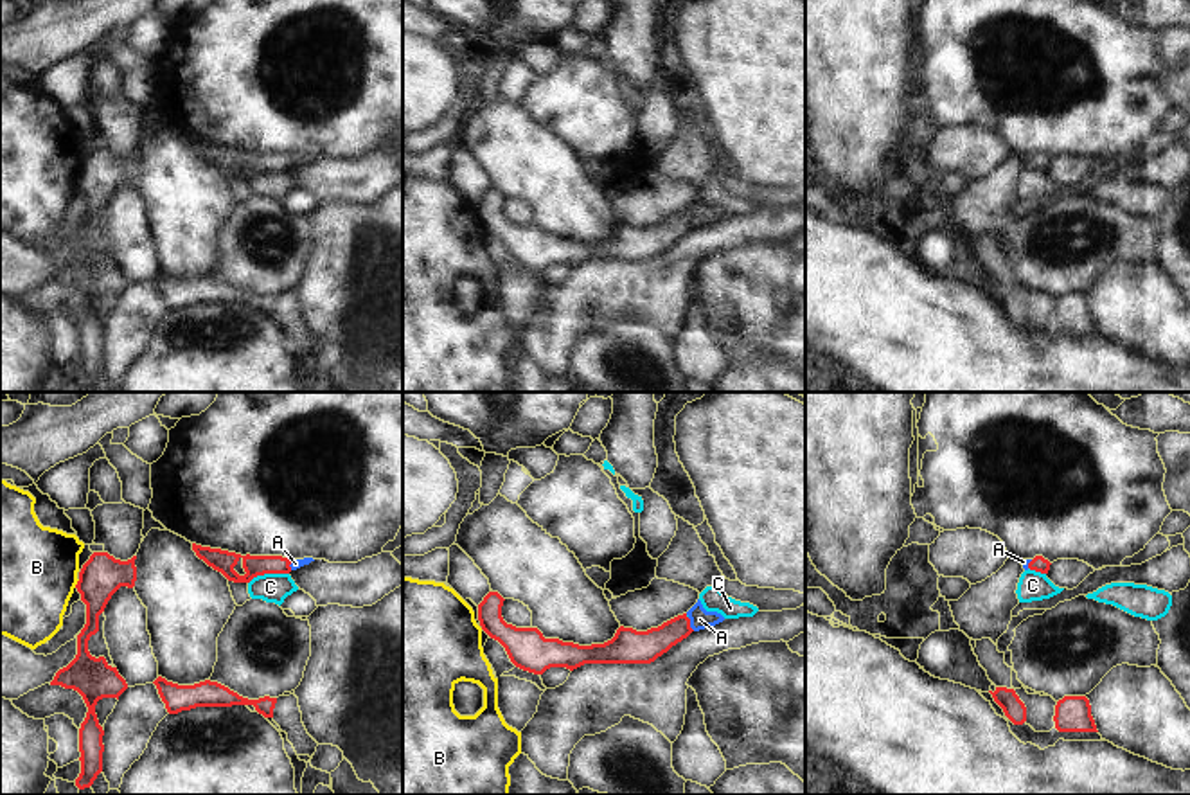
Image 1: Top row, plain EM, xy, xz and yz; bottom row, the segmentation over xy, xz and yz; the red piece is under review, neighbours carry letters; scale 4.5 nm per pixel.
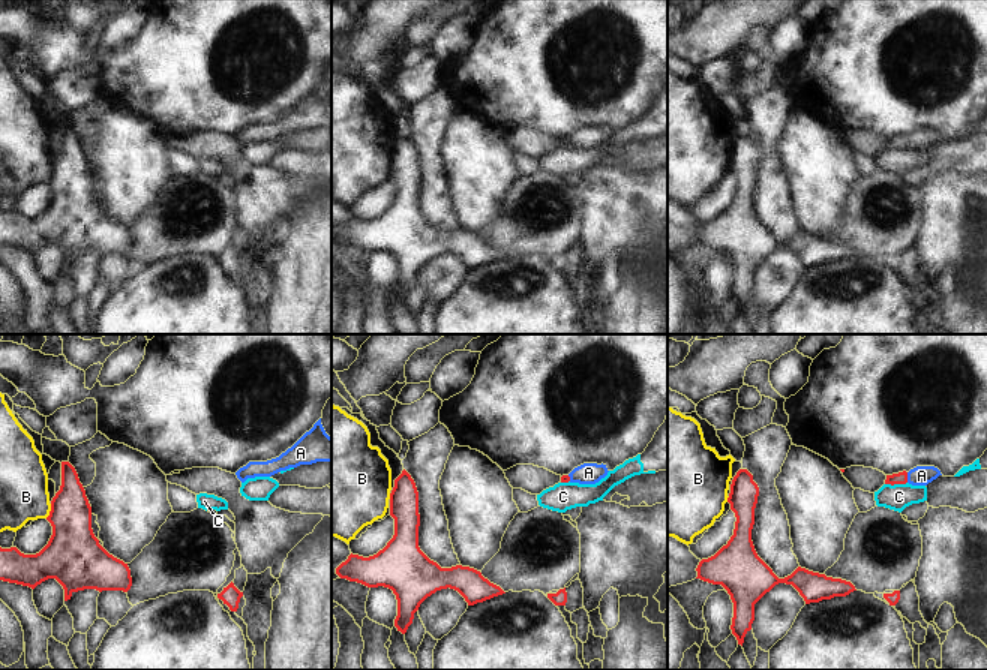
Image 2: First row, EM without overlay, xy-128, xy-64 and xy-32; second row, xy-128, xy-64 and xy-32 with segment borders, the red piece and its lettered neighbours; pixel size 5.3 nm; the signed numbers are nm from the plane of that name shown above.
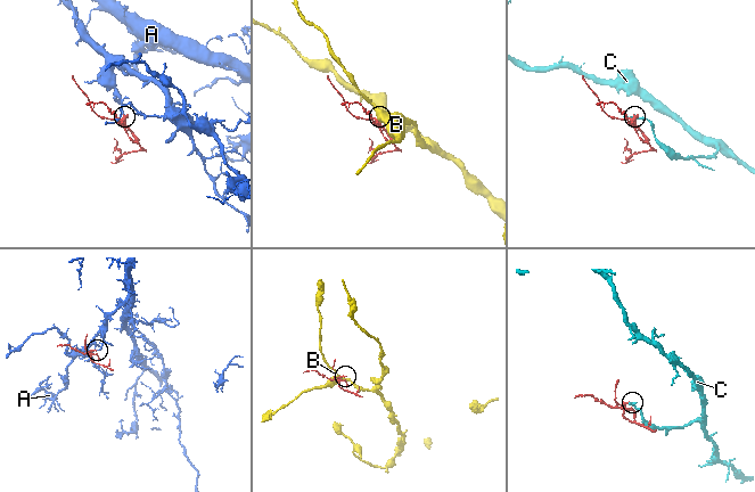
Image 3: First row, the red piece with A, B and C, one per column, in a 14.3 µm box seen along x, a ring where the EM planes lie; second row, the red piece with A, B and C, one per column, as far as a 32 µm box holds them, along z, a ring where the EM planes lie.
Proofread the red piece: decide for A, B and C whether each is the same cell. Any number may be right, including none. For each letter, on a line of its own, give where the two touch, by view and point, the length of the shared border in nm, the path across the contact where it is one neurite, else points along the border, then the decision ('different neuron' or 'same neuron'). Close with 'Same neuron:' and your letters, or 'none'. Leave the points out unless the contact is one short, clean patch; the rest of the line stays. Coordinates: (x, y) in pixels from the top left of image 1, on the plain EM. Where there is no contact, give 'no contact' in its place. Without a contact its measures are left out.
A: xz (689, 222) | 70 nm | across xz (639, 243), (648, 243), (689, 222), (700, 216) | same neuron
B: xy (78, 180) | 50 nm | along xy (79, 177), (74, 184) | different neuron
C: xy (268, 169) | 190 nm | along xy (288, 169), (257, 171), (248, 180) | different neuron
Same neuron: A

